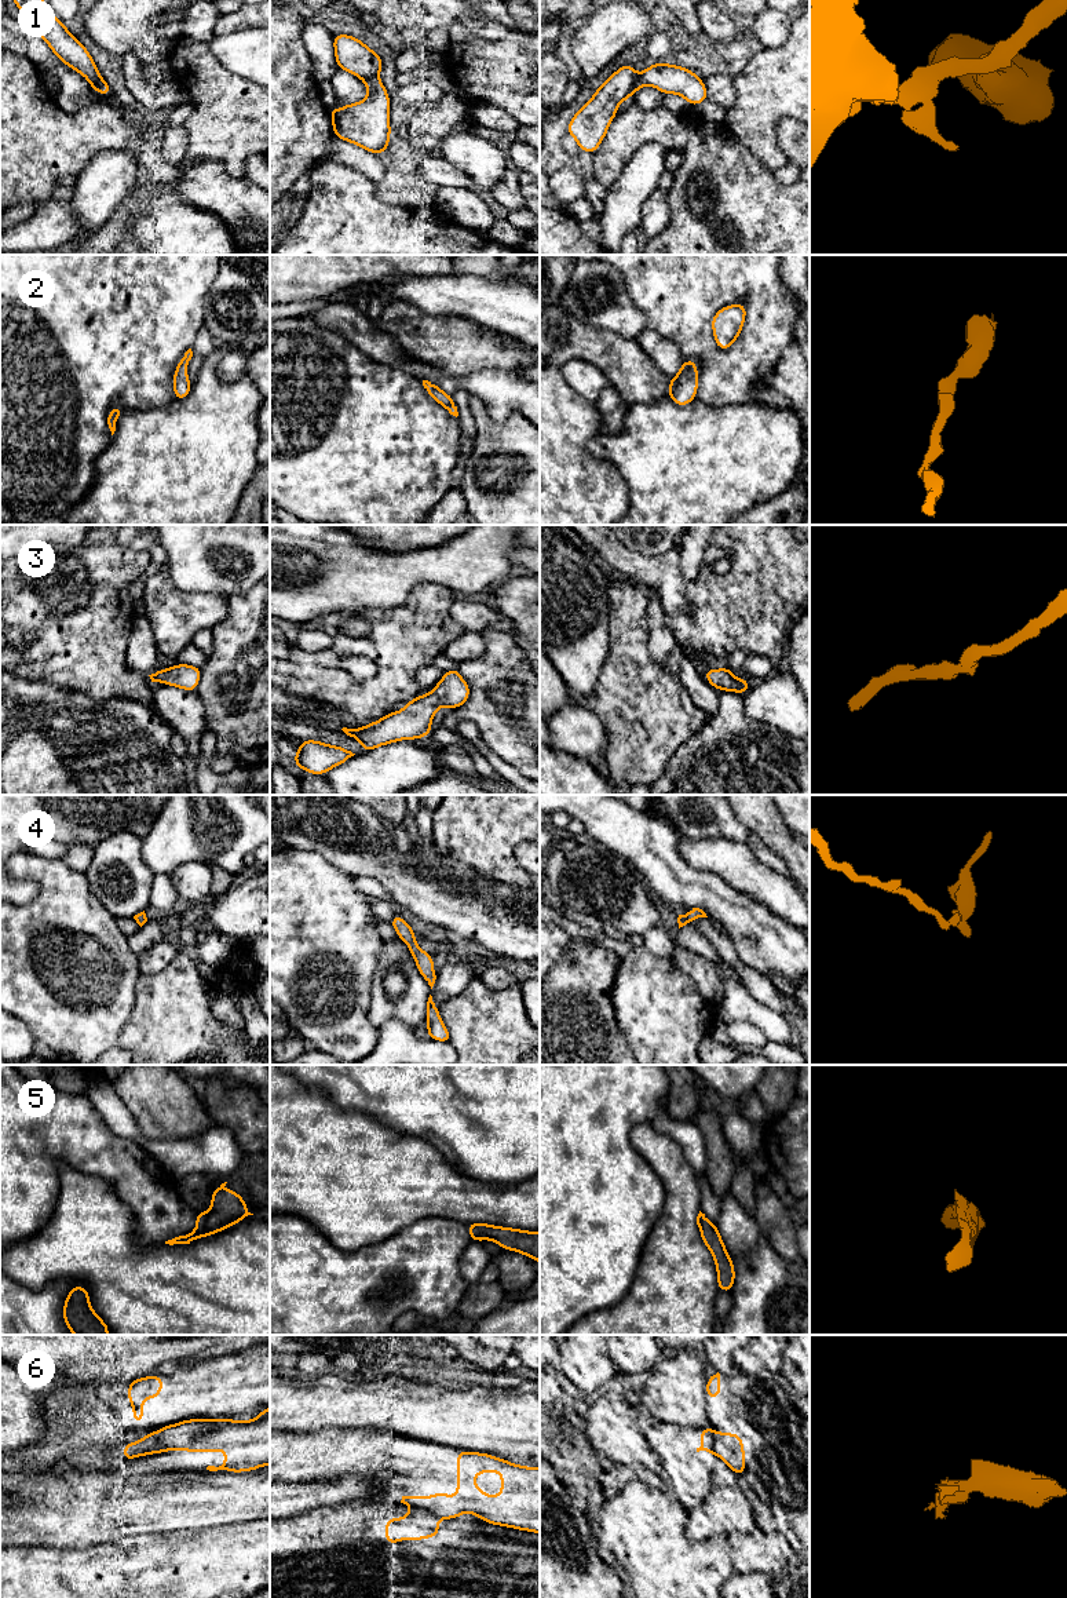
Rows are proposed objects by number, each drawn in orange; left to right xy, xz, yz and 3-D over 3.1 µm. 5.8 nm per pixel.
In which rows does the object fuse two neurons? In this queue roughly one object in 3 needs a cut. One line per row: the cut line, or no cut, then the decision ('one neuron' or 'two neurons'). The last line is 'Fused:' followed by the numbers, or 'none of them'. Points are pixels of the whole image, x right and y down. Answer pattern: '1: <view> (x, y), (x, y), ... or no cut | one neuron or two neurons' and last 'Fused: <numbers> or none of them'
1: yz (638, 76), (632, 91) | two neurons
2: no cut | one neuron
3: no cut | one neuron
4: no cut | one neuron
5: no cut | one neuron
6: xz (413, 1506), (423, 1507), (437, 1516) | two neurons
Fused: 1, 6

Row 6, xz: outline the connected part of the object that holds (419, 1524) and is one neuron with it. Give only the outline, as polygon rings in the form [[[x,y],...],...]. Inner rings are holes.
[[[413,1507],[403,1518],[385,1519],[385,1542],[394,1546],[398,1540],[423,1540],[439,1535],[441,1521],[432,1513]]]

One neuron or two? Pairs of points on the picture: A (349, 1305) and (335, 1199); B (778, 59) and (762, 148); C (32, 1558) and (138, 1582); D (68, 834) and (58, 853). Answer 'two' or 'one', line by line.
A: two
B: one
C: one
D: two

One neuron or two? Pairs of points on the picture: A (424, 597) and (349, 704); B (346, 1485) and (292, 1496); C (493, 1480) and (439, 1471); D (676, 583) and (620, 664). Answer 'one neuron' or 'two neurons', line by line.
A: one neuron
B: one neuron
C: one neuron
D: two neurons

